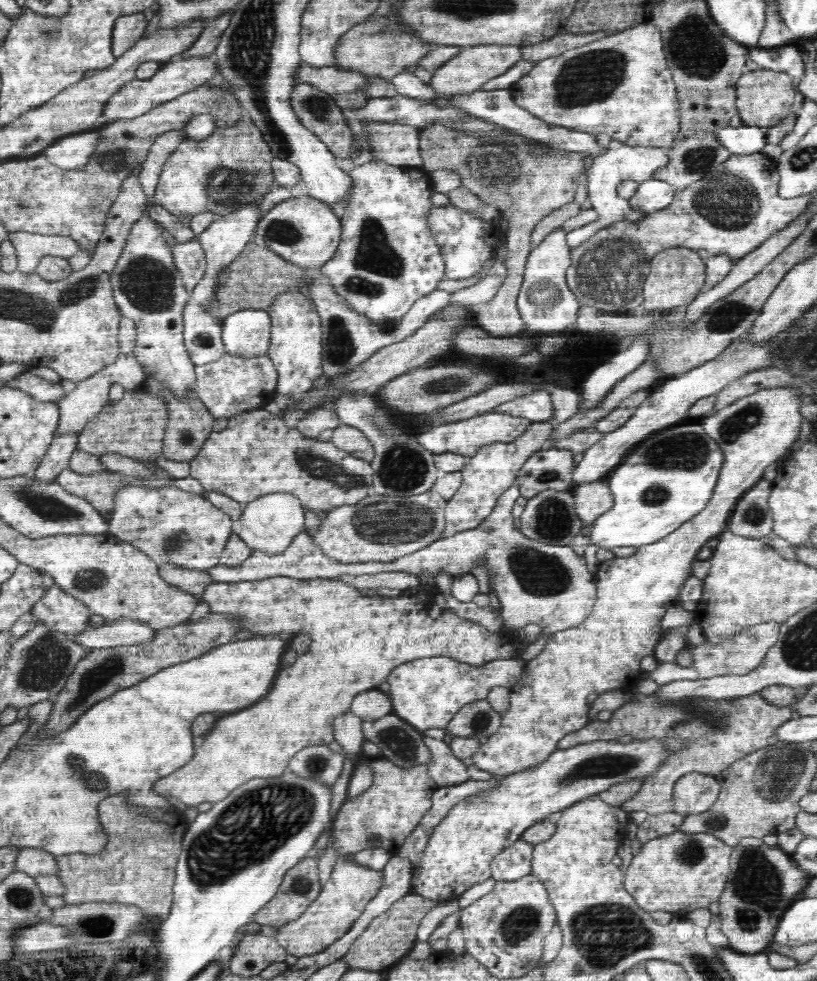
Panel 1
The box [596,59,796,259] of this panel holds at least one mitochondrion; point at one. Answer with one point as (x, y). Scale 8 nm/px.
(728, 202)

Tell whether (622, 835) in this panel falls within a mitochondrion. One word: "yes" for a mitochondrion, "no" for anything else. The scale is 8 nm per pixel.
no

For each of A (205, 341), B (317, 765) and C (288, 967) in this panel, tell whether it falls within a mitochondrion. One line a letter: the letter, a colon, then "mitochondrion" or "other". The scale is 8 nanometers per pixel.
A: other
B: mitochondrion
C: other

